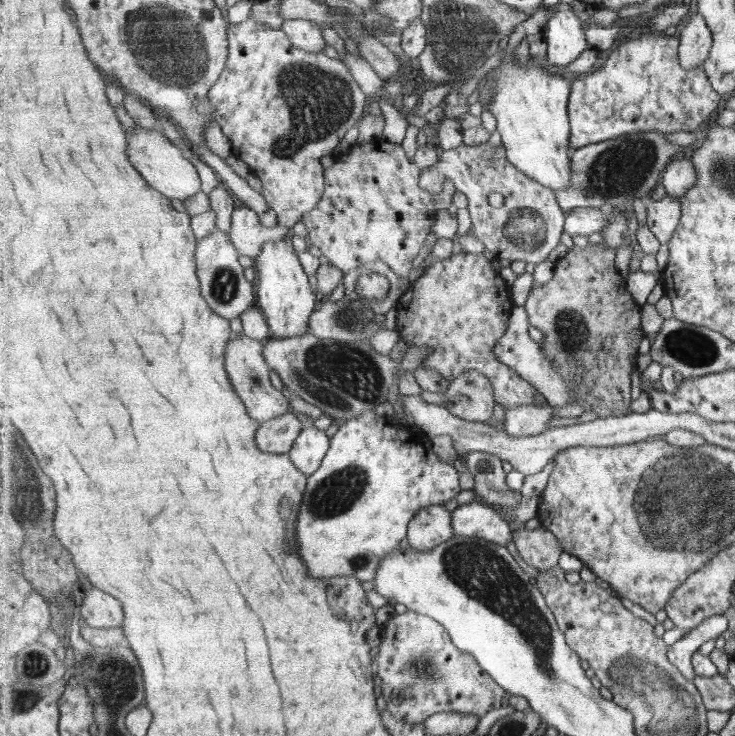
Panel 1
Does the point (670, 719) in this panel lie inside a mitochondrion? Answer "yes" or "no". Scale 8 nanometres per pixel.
yes

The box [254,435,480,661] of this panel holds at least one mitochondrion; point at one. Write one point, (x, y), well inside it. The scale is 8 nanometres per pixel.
(336, 493)

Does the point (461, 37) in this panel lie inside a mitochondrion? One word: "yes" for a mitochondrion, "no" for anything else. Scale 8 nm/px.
yes

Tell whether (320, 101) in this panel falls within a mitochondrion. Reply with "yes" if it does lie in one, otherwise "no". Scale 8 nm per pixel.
yes

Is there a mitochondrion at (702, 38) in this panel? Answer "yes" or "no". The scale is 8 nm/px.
no

